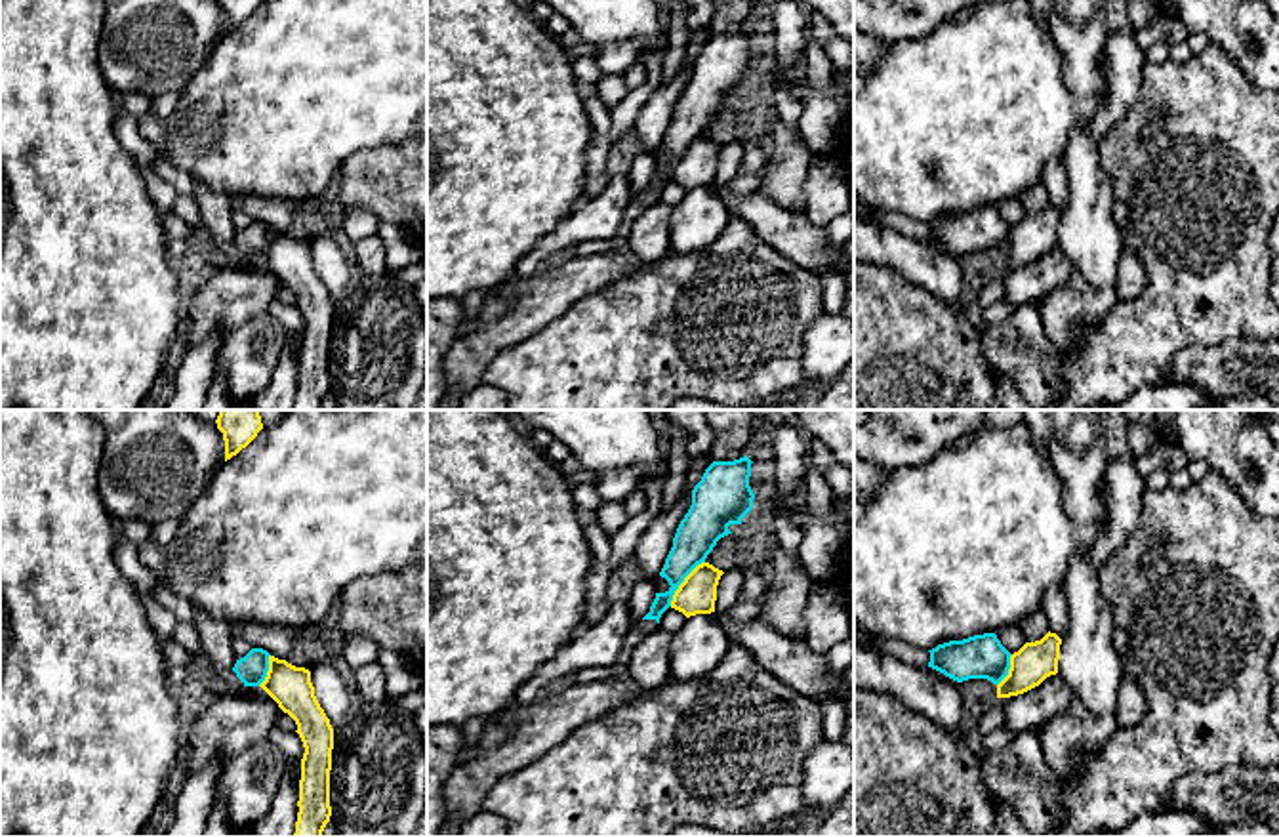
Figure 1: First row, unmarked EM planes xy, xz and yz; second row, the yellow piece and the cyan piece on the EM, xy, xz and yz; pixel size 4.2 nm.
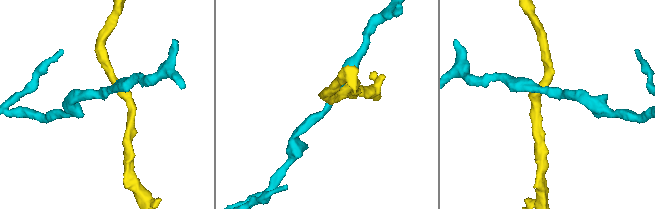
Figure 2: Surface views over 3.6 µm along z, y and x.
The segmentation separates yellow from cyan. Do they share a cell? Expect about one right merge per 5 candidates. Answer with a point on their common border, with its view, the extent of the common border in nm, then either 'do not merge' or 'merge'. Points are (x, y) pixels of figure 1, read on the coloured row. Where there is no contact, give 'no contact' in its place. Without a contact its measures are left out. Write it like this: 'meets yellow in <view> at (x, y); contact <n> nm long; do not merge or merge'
meets yellow in xz at (683, 582); contact 240 nm long; do not merge

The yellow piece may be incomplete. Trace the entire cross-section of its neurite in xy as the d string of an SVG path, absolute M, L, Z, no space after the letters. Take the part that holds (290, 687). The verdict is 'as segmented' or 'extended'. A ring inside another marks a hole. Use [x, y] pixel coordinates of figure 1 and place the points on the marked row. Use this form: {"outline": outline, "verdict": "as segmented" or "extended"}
{"outline": "M269 656L269 671L259 686L295 721L295 732L305 747L294 837L322 837L332 816L330 770L334 728L315 696L311 671Z", "verdict": "as segmented"}

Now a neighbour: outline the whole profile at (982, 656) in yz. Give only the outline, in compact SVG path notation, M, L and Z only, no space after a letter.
M995 633L974 635L963 641L949 641L928 650L928 667L963 683L968 679L987 679L999 684L1010 669L1010 652Z

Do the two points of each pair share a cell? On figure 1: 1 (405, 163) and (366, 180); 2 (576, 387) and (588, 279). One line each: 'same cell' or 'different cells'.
1: same cell
2: different cells

